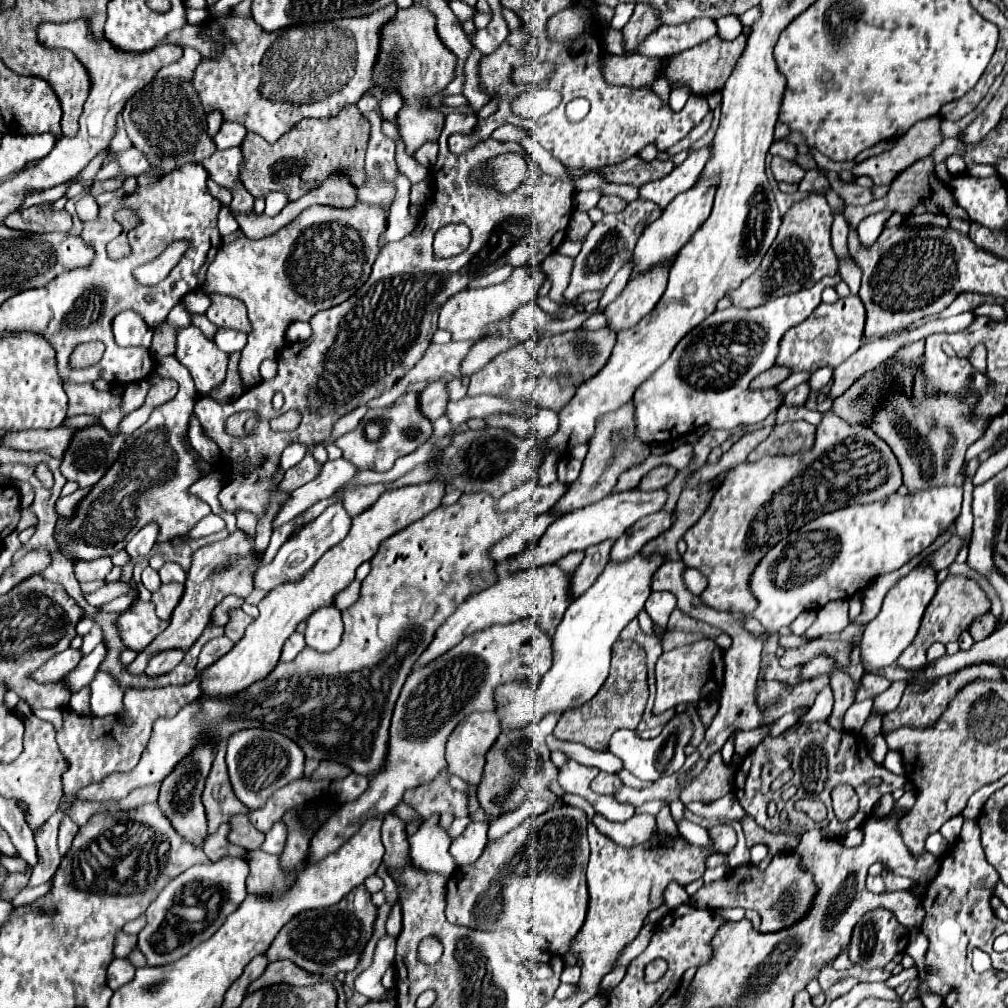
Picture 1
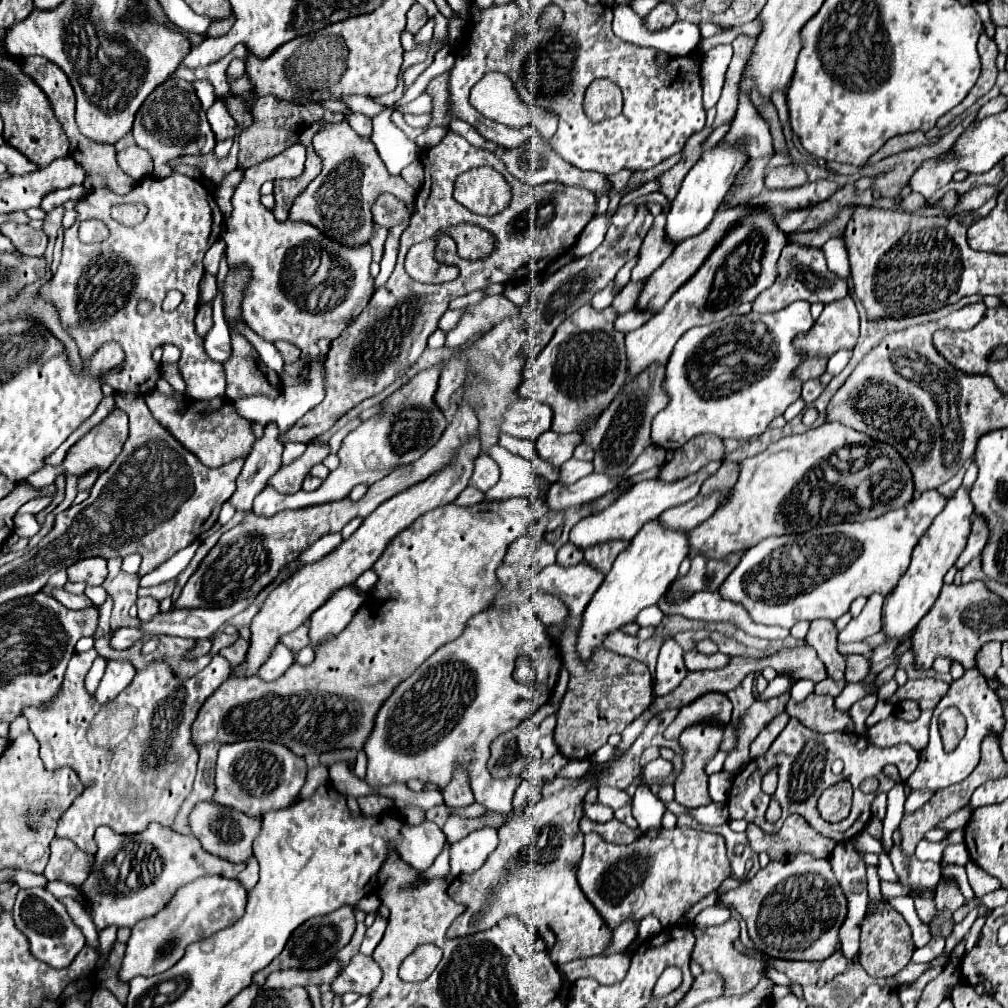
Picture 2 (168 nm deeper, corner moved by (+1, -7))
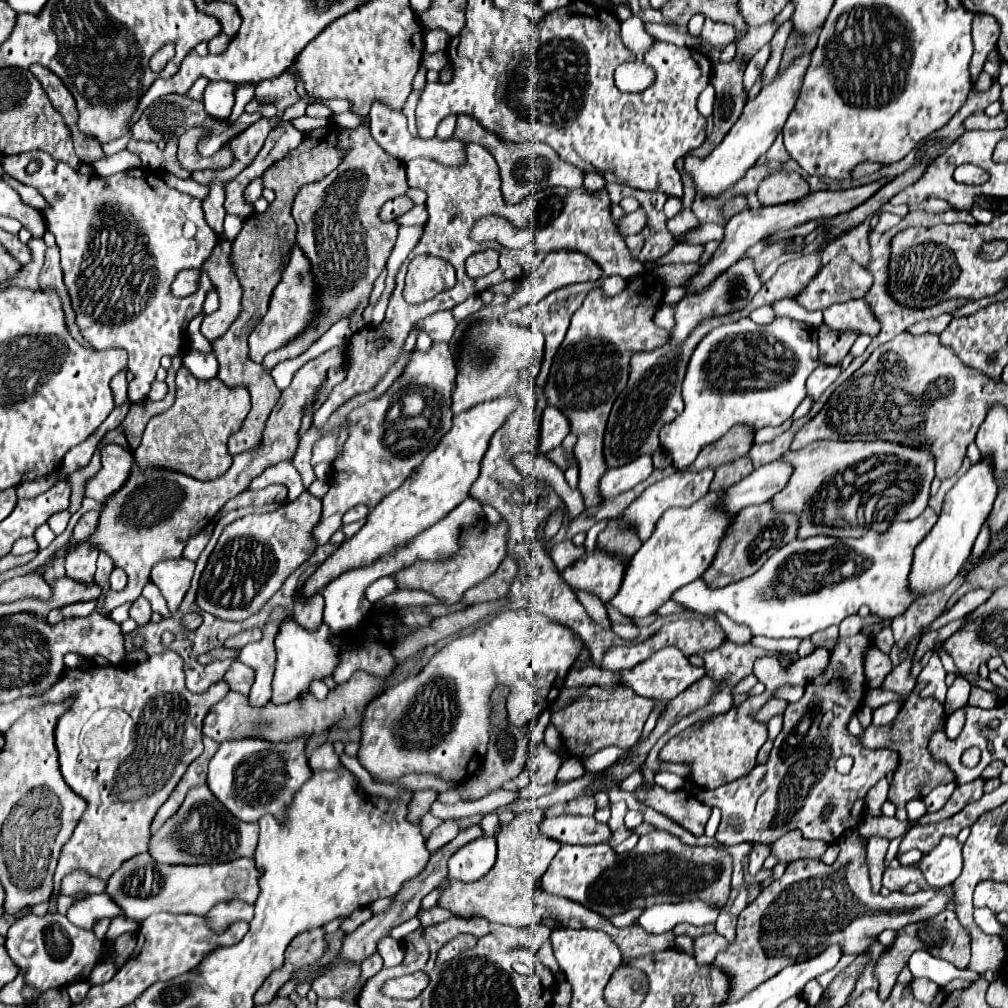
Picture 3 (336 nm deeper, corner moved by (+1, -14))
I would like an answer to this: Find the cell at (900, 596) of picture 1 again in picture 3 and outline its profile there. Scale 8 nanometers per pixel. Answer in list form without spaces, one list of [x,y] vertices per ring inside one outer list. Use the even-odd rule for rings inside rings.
[[[982,457],[976,465],[972,465],[956,483],[954,487],[946,493],[942,513],[938,517],[938,523],[932,527],[932,531],[924,537],[924,541],[916,547],[914,551],[914,565],[910,573],[910,587],[912,591],[920,593],[922,597],[934,593],[936,589],[948,585],[966,559],[972,553],[974,541],[988,519],[994,499],[996,499],[996,481],[994,481],[994,467],[990,459]]]

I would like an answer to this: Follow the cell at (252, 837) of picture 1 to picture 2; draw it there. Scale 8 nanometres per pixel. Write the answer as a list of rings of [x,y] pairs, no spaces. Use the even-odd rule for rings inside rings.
[[[200,802],[190,814],[192,834],[202,842],[202,848],[210,850],[214,856],[224,858],[228,862],[246,862],[252,856],[252,844],[260,834],[260,820],[250,818],[242,812],[234,812],[232,808],[222,808],[216,802]]]

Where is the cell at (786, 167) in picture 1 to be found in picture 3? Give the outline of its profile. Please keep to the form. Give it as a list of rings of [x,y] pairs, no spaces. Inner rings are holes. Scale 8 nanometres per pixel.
[[[776,171],[768,175],[756,195],[760,205],[780,205],[780,203],[792,203],[810,193],[808,183],[798,175],[798,173],[786,173],[786,171]]]

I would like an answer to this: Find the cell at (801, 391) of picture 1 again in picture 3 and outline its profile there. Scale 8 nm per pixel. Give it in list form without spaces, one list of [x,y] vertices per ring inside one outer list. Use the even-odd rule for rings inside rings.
[[[840,363],[838,365],[820,365],[820,367],[816,367],[816,371],[812,371],[812,375],[808,379],[808,395],[818,399],[828,389],[828,385],[832,385],[836,381],[840,371],[842,371]]]

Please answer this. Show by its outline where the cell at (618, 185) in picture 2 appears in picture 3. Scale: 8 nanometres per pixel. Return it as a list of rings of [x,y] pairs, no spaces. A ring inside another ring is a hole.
[[[584,173],[584,187],[586,187],[588,191],[602,189],[604,185],[606,185],[606,181],[604,181],[600,175],[596,175],[596,173]]]

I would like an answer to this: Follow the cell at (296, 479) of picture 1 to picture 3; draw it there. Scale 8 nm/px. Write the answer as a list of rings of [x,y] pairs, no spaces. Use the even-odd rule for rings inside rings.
[[[270,485],[270,487],[262,489],[262,491],[252,491],[252,489],[248,489],[248,491],[244,491],[244,493],[236,495],[234,499],[230,499],[230,501],[218,511],[216,519],[224,517],[226,513],[230,513],[232,509],[238,509],[238,507],[284,503],[284,501],[286,501],[286,495],[288,495],[288,491],[286,491],[286,487],[282,487],[282,485]]]

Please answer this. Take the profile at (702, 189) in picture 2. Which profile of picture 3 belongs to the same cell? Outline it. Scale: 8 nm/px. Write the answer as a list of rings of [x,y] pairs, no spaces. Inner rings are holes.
[[[804,53],[804,55],[796,57],[786,69],[778,71],[778,75],[768,85],[764,85],[762,91],[754,99],[750,99],[746,103],[740,119],[732,125],[732,129],[724,137],[724,141],[706,159],[696,159],[692,155],[686,157],[684,167],[694,177],[698,191],[704,191],[706,195],[718,195],[718,193],[726,191],[758,161],[760,155],[764,155],[770,149],[776,135],[782,131],[790,111],[796,105],[808,65],[810,65],[810,53]]]

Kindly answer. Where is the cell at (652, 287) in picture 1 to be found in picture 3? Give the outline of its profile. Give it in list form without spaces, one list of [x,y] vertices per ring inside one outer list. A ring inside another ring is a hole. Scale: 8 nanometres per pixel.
[[[882,179],[882,181],[874,181],[856,189],[848,189],[848,191],[818,191],[818,193],[810,193],[806,195],[806,199],[800,199],[798,203],[786,203],[786,205],[778,205],[778,207],[760,207],[760,209],[750,209],[744,211],[742,215],[734,215],[734,219],[730,223],[724,225],[724,241],[720,243],[718,253],[712,257],[712,261],[690,281],[690,285],[686,287],[688,293],[694,293],[698,287],[710,283],[718,273],[722,273],[726,267],[730,267],[736,259],[740,259],[740,255],[752,247],[754,243],[762,241],[764,237],[776,233],[776,231],[788,231],[792,227],[798,227],[806,221],[812,219],[820,219],[820,217],[836,217],[840,213],[848,213],[850,209],[858,207],[860,203],[864,203],[866,199],[870,199],[880,187],[884,187],[888,181],[892,179]]]

